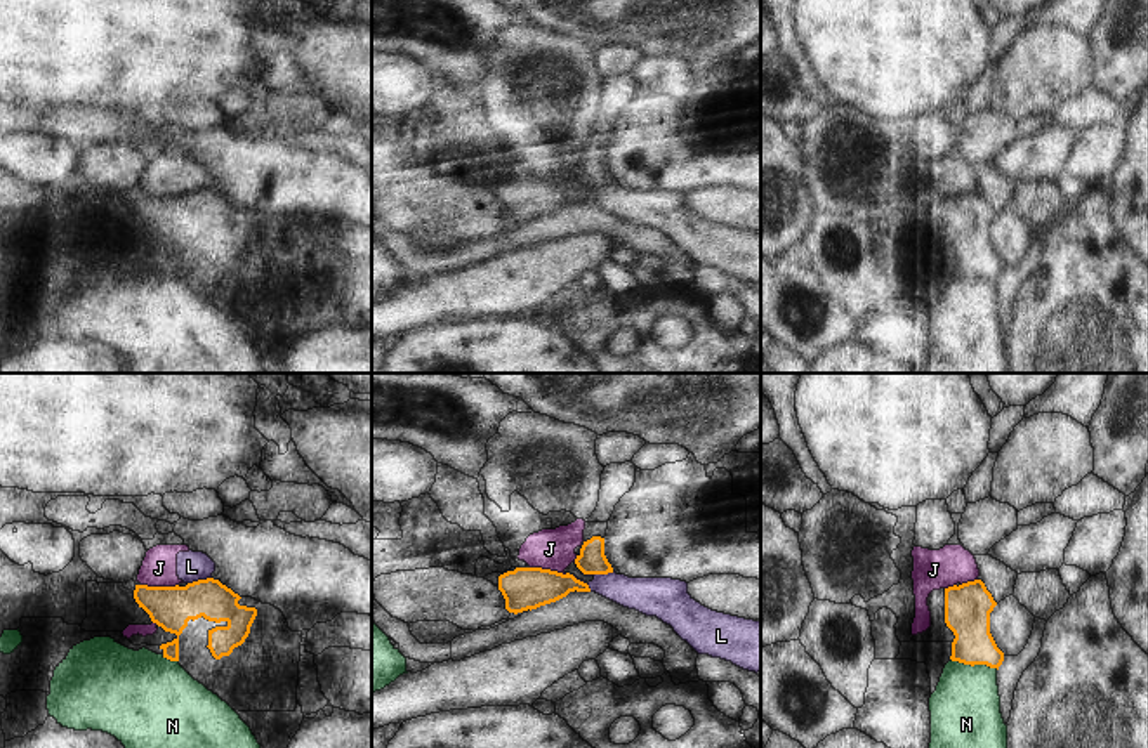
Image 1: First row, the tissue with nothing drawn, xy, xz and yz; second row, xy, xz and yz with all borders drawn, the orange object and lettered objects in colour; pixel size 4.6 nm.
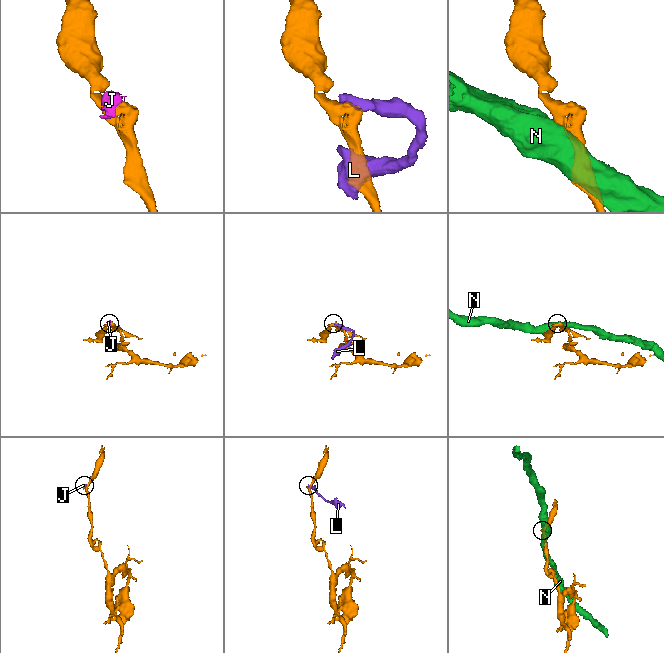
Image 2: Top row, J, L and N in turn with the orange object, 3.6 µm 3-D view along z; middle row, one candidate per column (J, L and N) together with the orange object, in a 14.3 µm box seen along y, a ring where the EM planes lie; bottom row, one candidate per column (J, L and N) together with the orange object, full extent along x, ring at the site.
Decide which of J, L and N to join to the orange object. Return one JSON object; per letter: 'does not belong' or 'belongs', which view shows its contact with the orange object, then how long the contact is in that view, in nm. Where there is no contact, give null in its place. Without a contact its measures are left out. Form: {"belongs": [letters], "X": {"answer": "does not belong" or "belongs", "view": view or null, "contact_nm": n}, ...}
{"belongs": [], "J": {"answer": "does not belong", "view": "xy", "contact_nm": 180}, "L": {"answer": "does not belong", "view": "xz", "contact_nm": 150}, "N": {"answer": "does not belong", "view": "yz", "contact_nm": 220}}

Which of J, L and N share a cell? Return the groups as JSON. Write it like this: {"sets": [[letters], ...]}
{"sets": [["J", "L"], ["N"]]}

